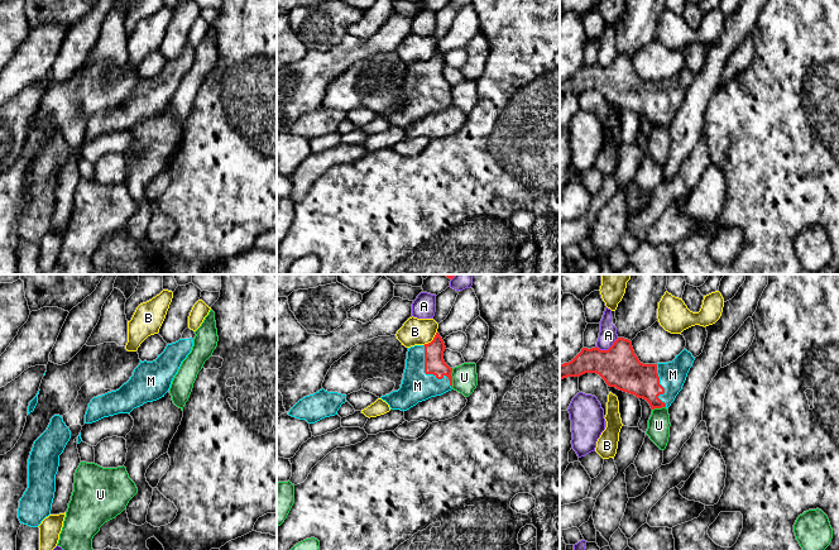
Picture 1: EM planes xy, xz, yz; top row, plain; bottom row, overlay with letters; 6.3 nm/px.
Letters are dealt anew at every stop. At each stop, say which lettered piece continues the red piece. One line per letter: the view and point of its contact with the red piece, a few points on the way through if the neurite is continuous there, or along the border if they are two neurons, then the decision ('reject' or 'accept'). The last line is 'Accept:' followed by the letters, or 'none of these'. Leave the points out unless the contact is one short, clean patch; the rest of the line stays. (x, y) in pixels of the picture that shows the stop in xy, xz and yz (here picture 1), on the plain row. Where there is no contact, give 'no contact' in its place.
A: contact yz (608, 66); reject
B: contact xz (432, 57); reject
M: contact xz (428, 90); way xz (435, 81), (428, 90), (417, 103); accept
U: contact xz (451, 95); reject
Accept: M

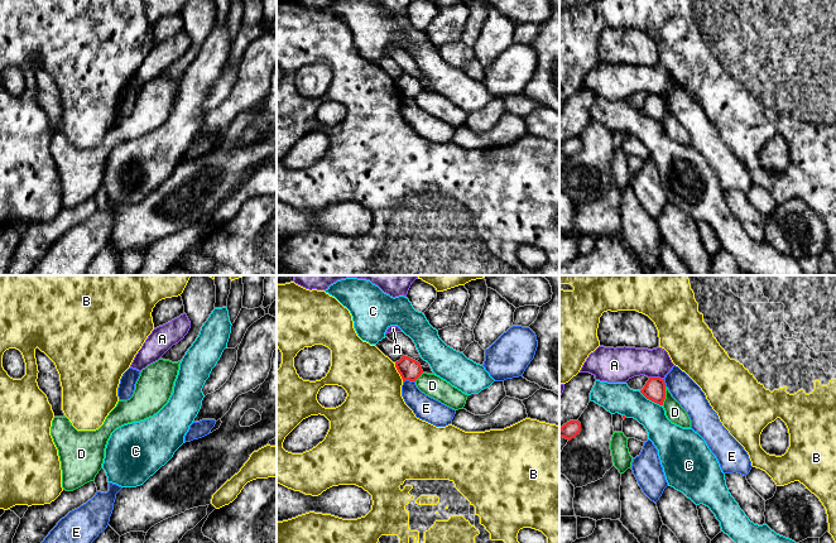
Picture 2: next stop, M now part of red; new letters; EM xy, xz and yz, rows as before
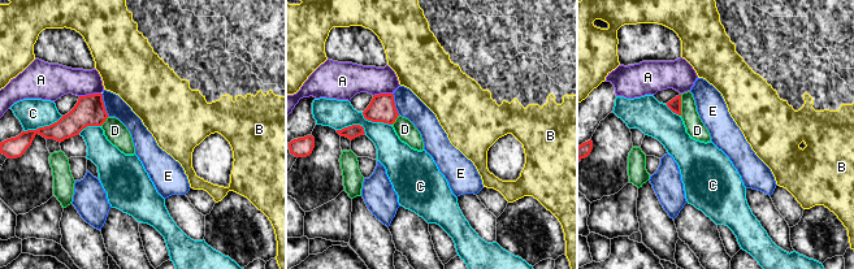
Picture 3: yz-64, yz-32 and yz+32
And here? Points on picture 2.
A: contact yz (657, 95); reject
B: contact xz (398, 89); reject
C: contact yz (650, 116); reject
D: contact yz (664, 113); reject
E: contact xz (408, 96); reject
Accept: none of these

